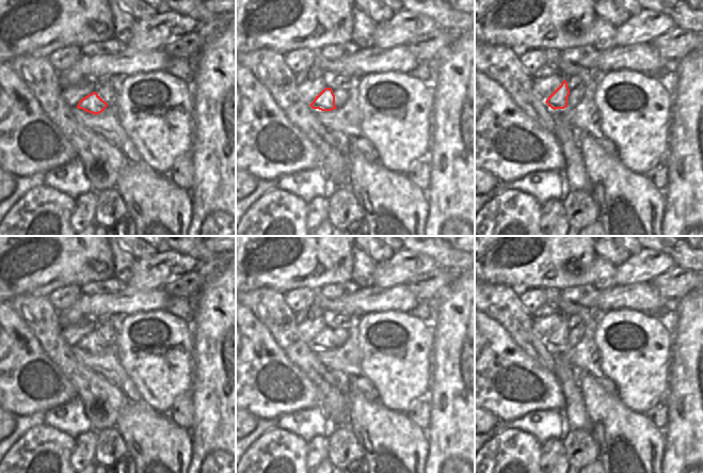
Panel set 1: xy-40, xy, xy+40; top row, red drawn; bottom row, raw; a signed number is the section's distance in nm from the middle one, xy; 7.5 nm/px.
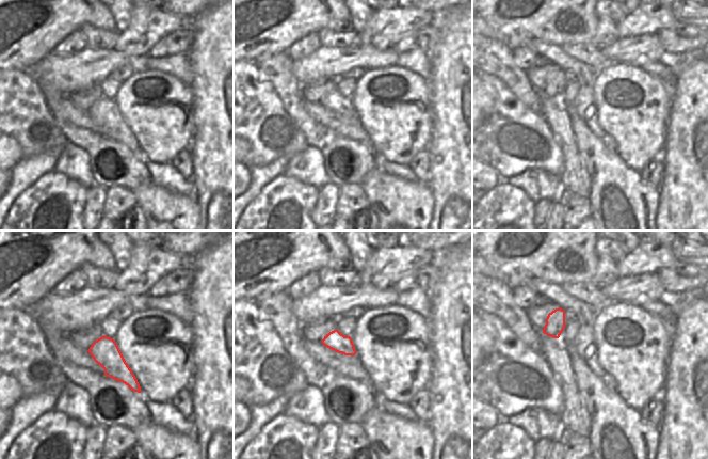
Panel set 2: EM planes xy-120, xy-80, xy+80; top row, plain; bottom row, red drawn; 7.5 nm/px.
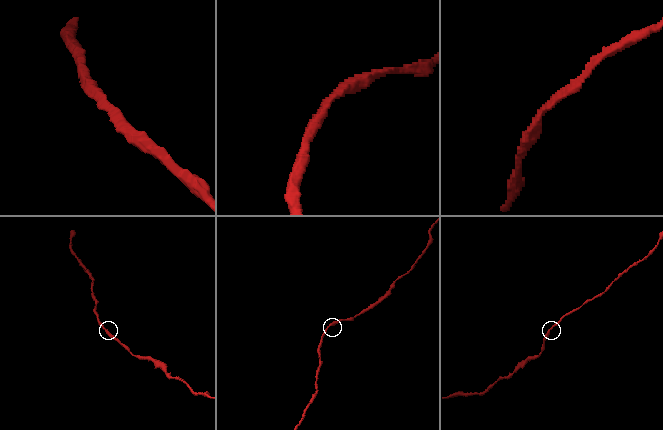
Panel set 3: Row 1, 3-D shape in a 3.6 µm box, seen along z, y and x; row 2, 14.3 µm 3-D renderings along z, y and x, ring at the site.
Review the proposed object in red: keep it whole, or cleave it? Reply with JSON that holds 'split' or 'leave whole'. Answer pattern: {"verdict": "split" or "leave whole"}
{"verdict": "leave whole"}

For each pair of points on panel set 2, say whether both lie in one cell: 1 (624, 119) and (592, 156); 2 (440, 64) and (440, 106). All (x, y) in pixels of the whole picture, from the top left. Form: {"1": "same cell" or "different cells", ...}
{"1": "different cells", "2": "same cell"}

